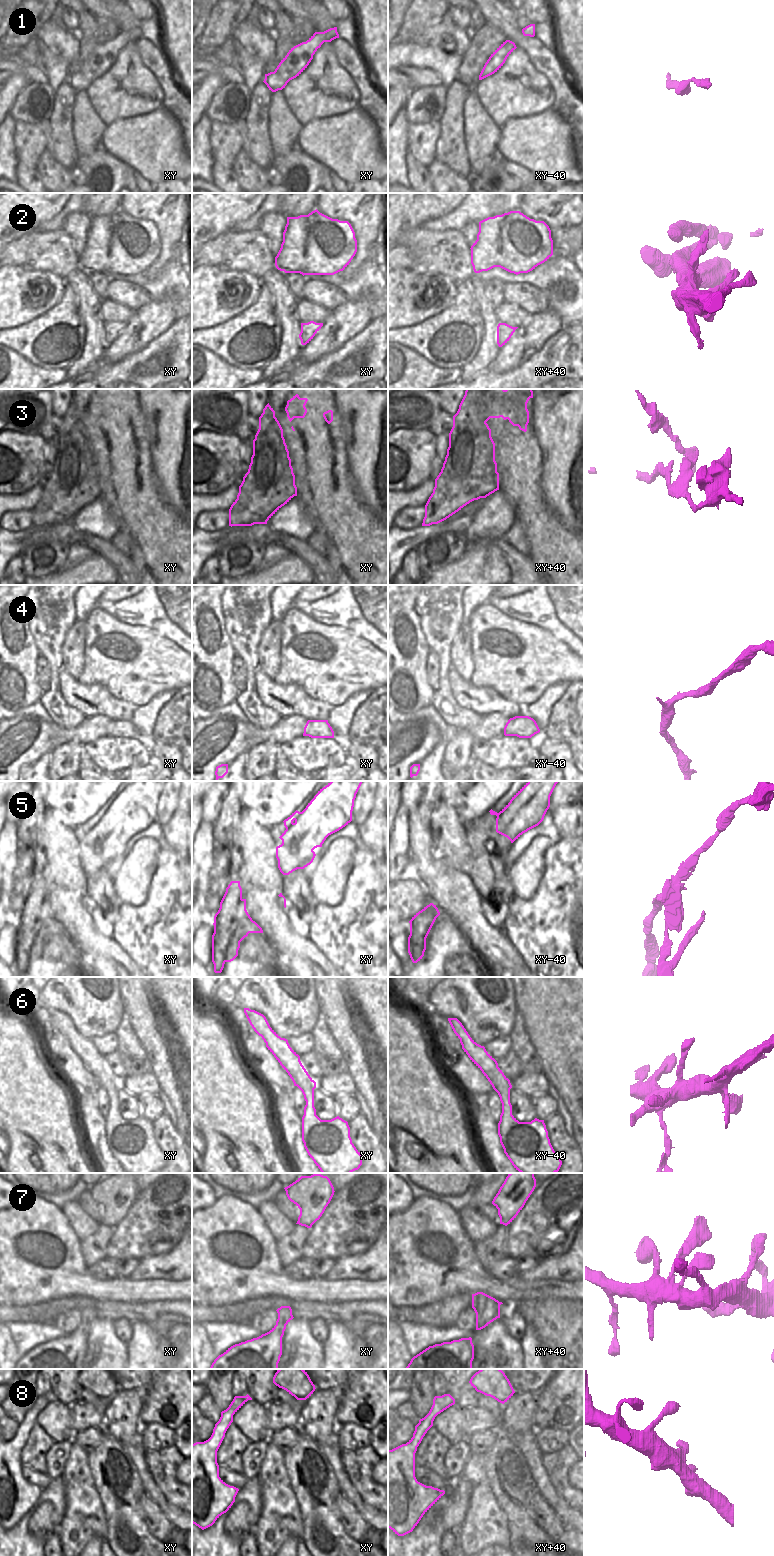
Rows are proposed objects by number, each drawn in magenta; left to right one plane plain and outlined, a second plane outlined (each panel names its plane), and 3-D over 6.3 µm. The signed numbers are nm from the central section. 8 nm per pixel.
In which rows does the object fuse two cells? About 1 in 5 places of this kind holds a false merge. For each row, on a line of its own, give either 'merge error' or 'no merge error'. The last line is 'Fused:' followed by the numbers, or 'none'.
1: no merge error
2: no merge error
3: merge error
4: no merge error
5: merge error
6: no merge error
7: no merge error
8: no merge error
Fused: 3, 5

